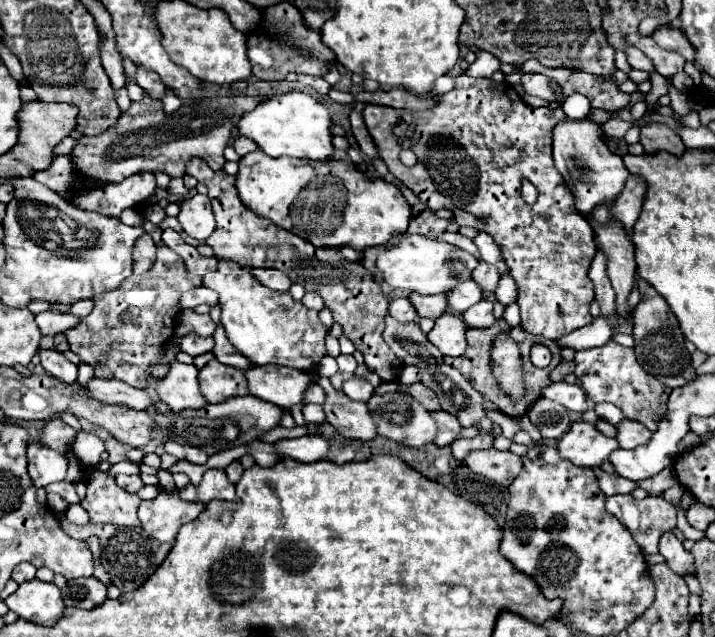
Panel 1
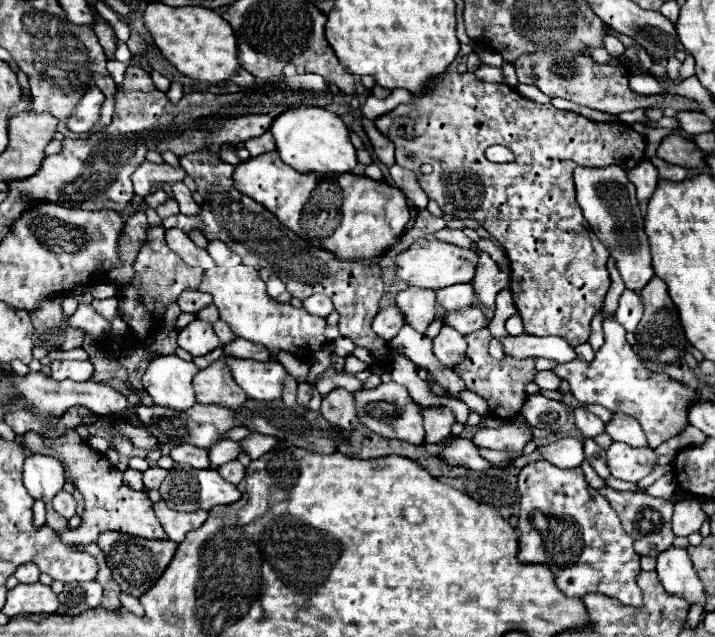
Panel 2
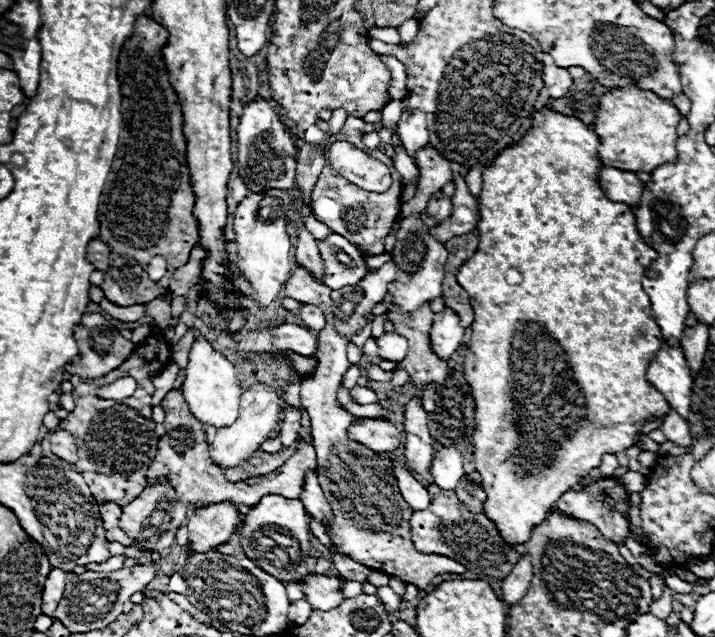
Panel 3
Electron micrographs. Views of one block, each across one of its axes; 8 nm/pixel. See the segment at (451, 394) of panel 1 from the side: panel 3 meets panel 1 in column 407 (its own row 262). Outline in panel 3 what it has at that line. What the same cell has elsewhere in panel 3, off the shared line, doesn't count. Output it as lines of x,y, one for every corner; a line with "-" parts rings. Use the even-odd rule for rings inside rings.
330,234
326,240
318,240
318,250
326,268
324,284
332,290
356,284
368,272
360,250
340,234

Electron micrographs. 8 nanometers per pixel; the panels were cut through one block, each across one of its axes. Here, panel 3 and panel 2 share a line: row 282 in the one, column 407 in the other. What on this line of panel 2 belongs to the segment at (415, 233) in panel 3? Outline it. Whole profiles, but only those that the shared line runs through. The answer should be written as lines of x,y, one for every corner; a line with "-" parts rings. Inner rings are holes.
396,382
380,384
374,390
360,390
354,392
356,400
356,412
358,420
368,426
372,432
384,438
398,438
410,444
422,444
424,442
424,426
420,416
420,406
410,398
408,390

